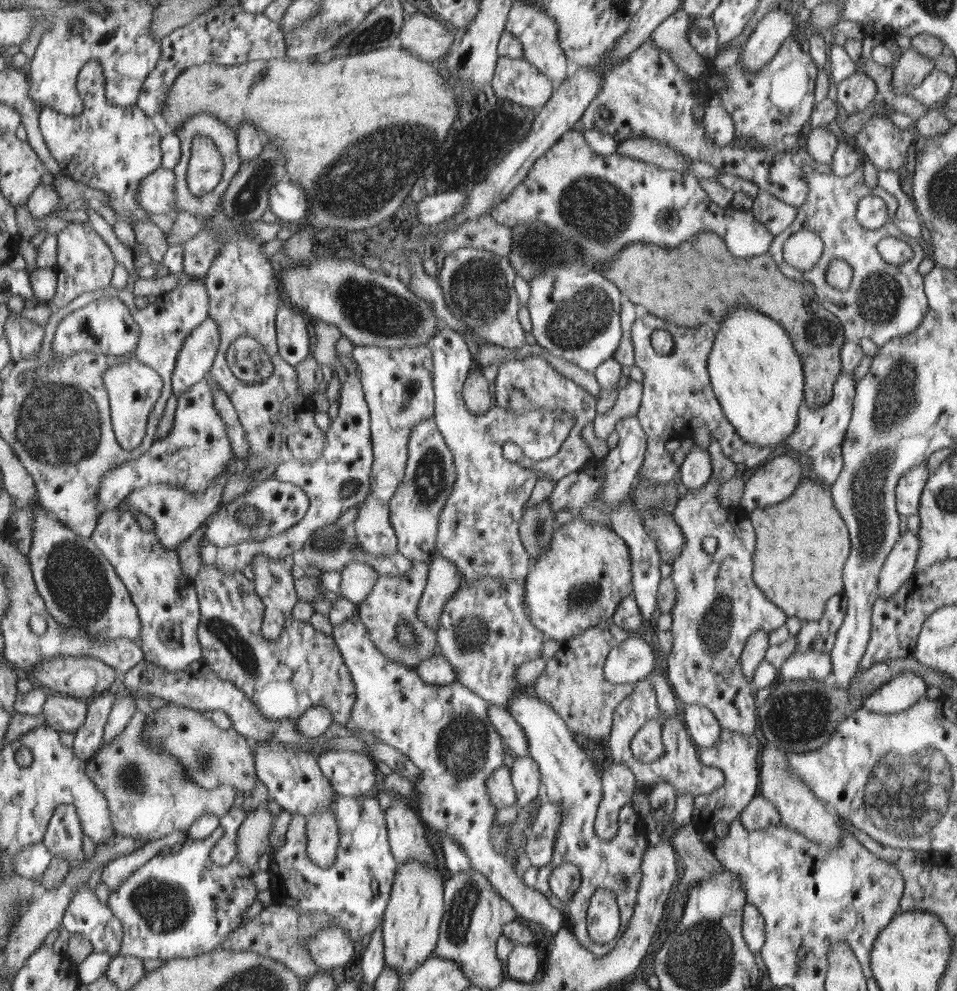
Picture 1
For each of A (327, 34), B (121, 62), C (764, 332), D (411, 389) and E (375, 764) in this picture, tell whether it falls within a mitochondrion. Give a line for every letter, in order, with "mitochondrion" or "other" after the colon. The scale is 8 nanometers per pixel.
A: mitochondrion
B: mitochondrion
C: other
D: other
E: other

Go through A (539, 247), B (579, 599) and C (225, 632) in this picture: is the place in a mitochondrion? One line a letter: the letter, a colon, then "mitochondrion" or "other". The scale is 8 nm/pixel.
A: mitochondrion
B: mitochondrion
C: mitochondrion

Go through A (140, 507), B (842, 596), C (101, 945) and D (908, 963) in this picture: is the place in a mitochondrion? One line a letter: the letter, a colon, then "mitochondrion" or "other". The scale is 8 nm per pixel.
A: other
B: other
C: other
D: other

